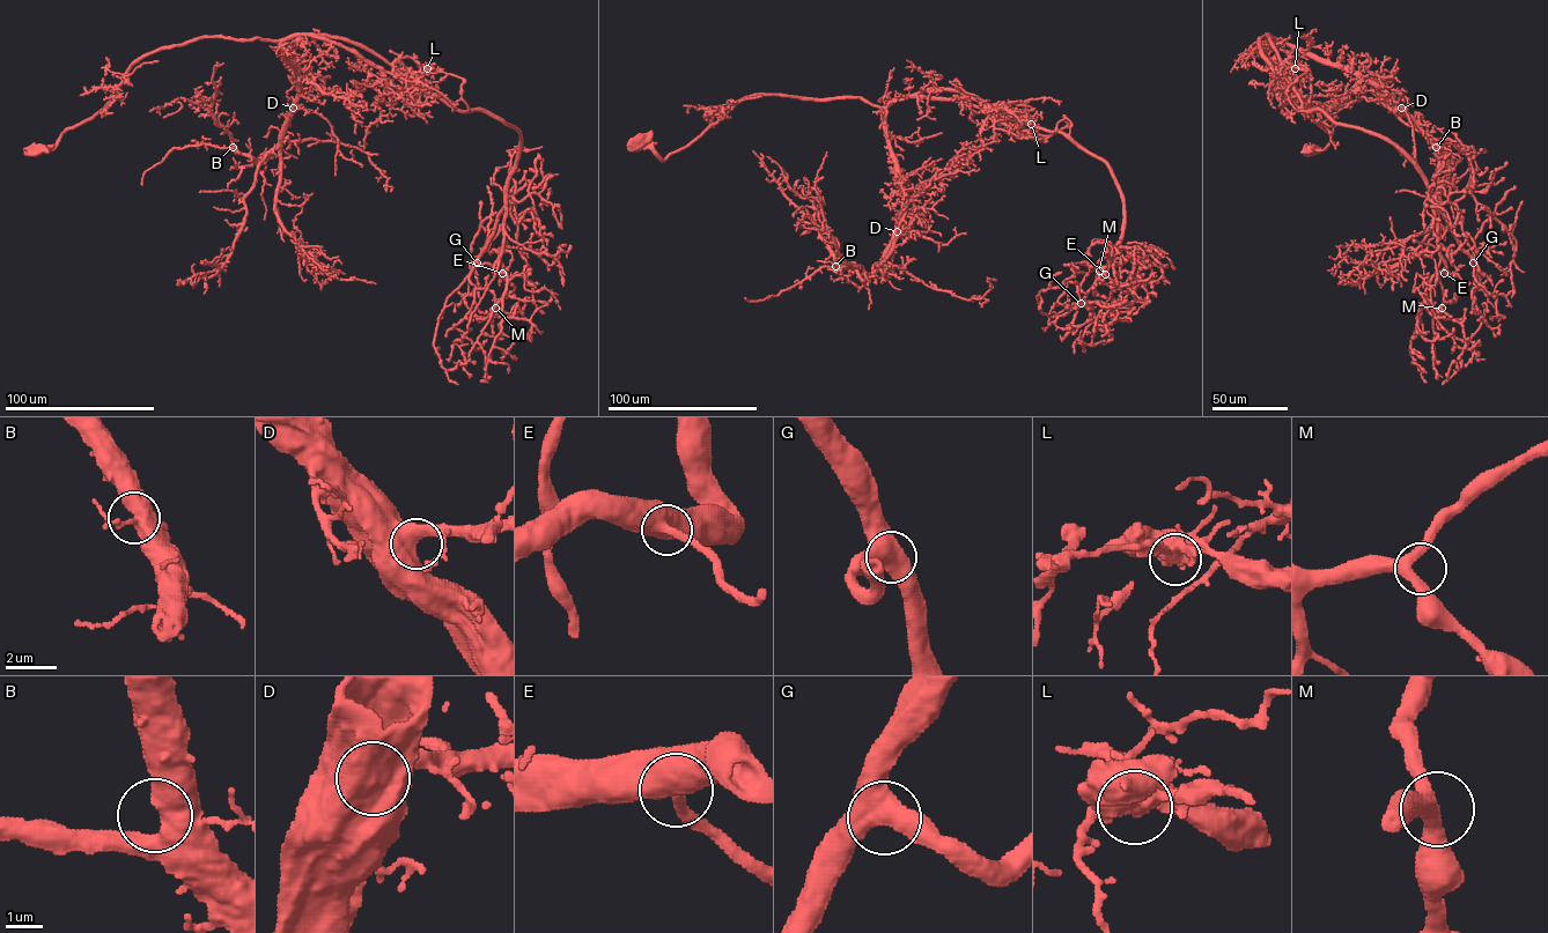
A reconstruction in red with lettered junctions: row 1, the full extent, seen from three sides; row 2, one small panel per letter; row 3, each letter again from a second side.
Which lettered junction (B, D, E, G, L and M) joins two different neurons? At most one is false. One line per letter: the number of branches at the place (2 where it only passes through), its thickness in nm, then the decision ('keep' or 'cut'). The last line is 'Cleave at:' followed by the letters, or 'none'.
B: 2 branches meet; 550 nm thick; keep
D: 2 branches meet; 650 nm thick; keep
E: 2 branches meet; 480 nm thick; keep
G: 3 branches meet; 460 nm thick; keep
L: 4 branches meet; 550 nm thick; cut
M: 3 branches meet; 400 nm thick; keep
Cleave at: L

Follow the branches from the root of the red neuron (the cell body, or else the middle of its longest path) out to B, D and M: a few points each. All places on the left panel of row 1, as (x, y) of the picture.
B: (36, 150), (164, 46), (274, 39), (299, 100), (258, 162), (233, 147)
D: (36, 150), (50, 149), (67, 130), (96, 115), (142, 57), (201, 38), (275, 41), (299, 76), (293, 108)
M: (36, 150), (91, 119), (134, 63), (164, 46), (346, 38), (450, 105), (520, 133), (495, 308)

